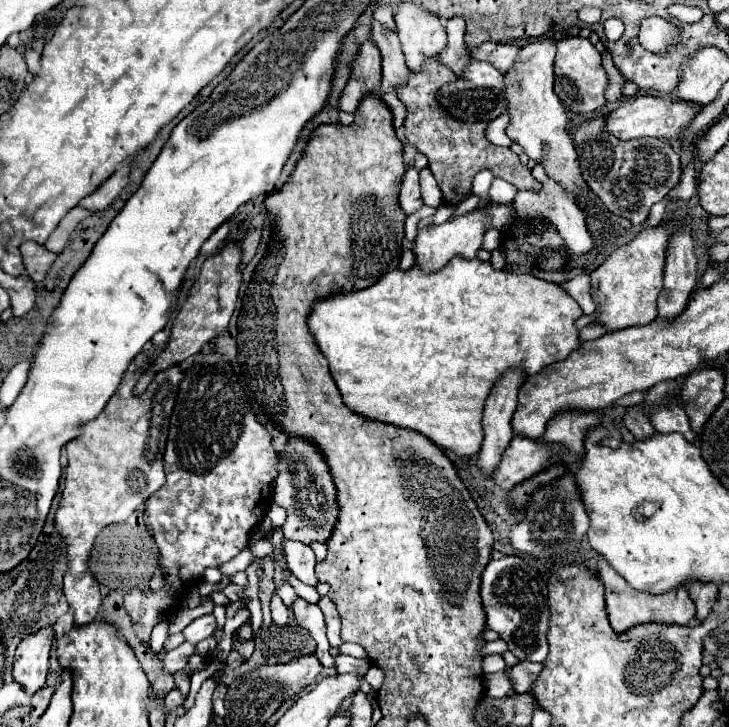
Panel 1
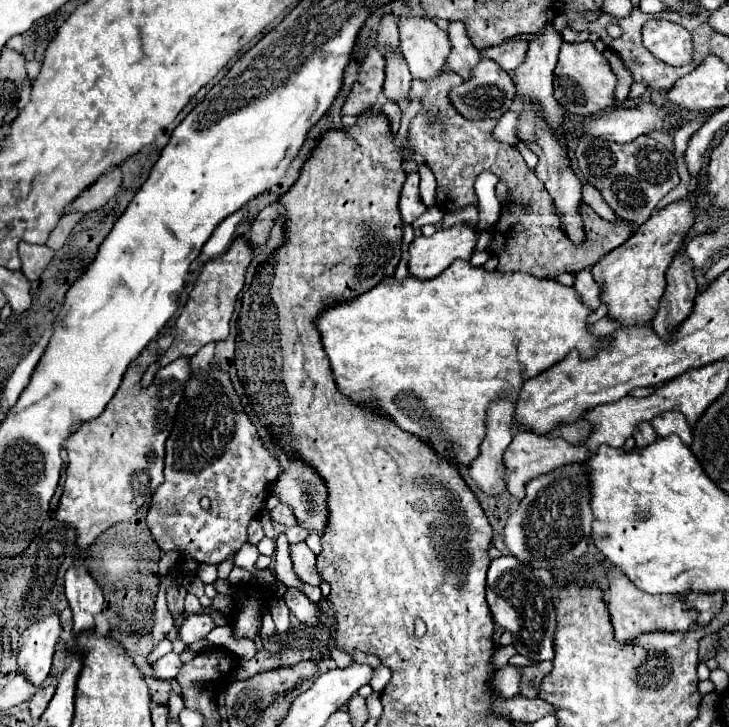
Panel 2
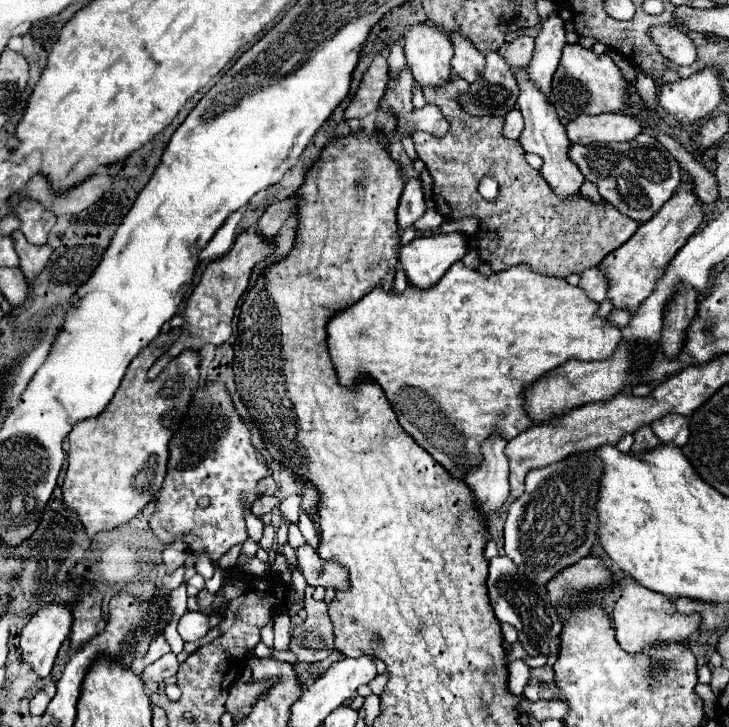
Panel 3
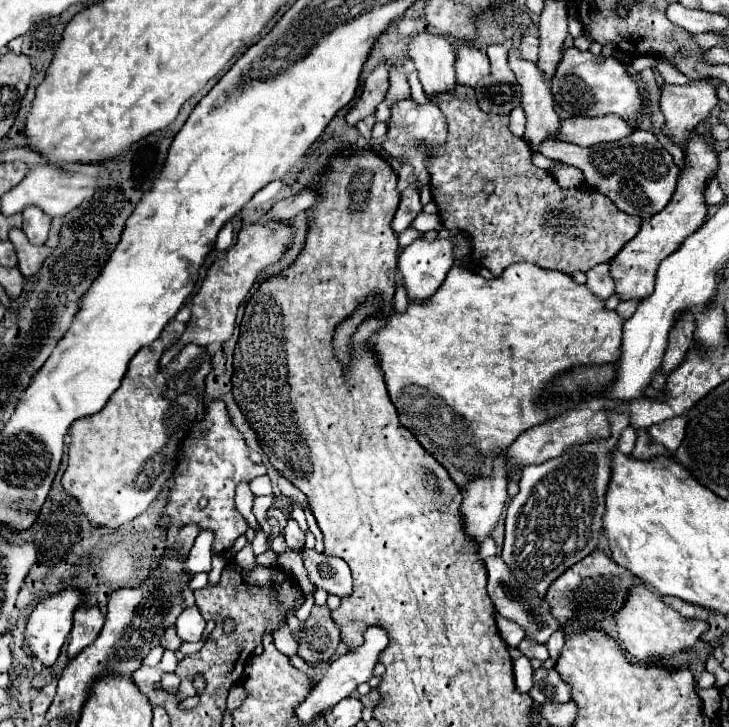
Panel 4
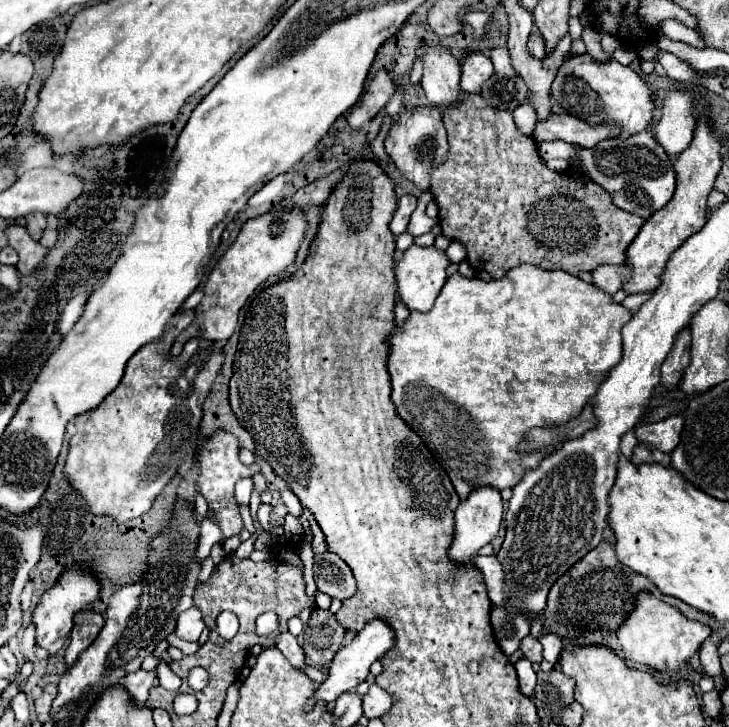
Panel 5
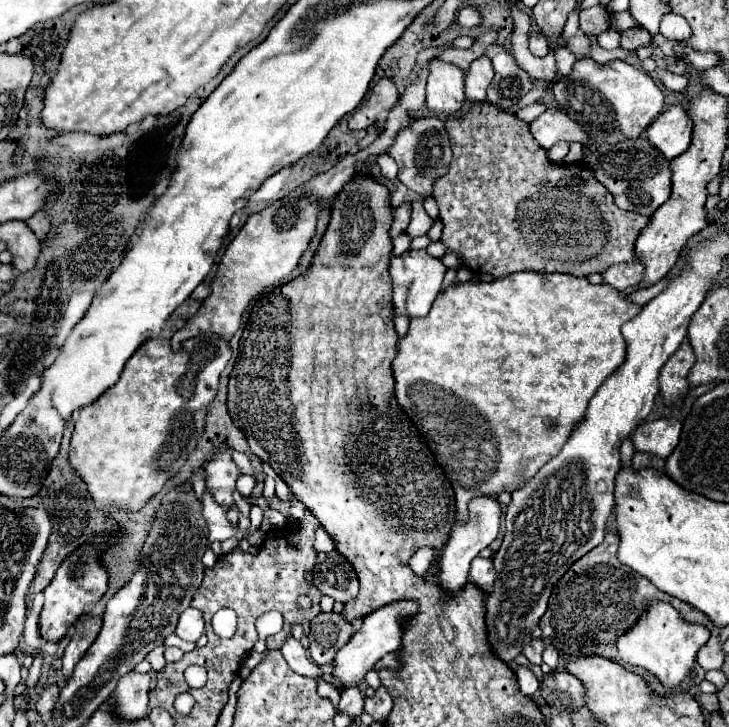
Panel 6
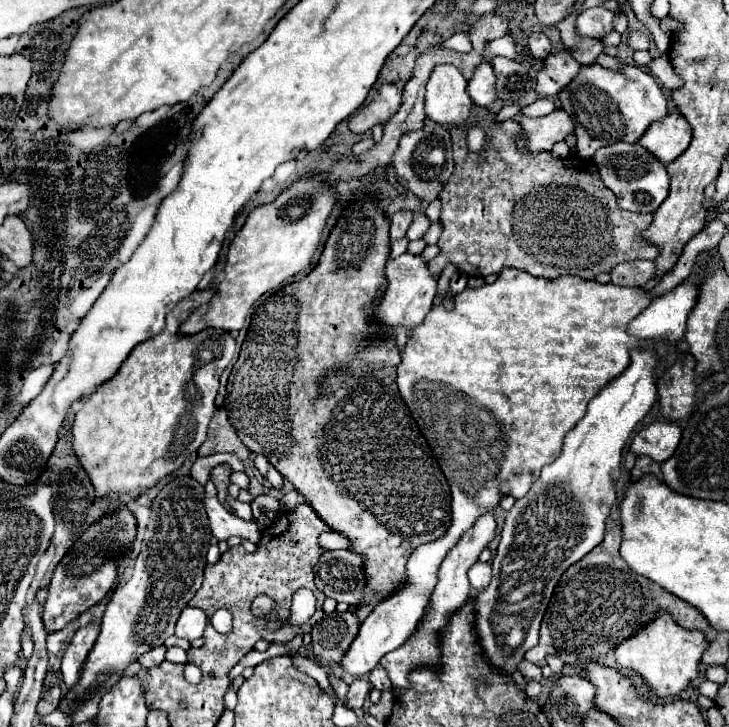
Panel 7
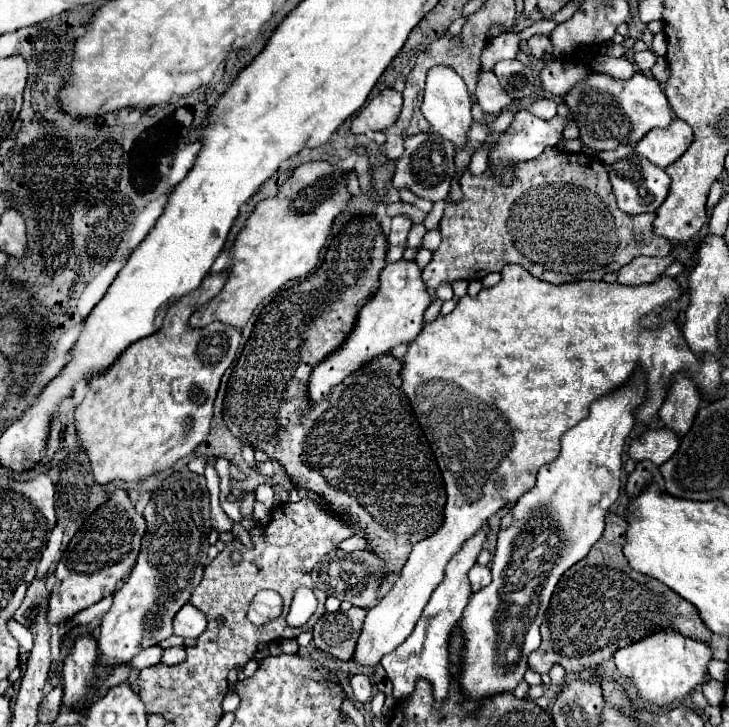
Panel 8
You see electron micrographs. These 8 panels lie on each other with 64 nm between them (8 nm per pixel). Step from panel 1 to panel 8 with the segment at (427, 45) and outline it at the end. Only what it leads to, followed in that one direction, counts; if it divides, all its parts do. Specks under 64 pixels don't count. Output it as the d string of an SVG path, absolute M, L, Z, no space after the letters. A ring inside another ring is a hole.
M436 66L428 72L426 78L426 90L424 90L424 100L422 100L422 114L432 126L436 134L442 138L450 140L456 150L466 150L468 148L468 132L472 128L472 114L470 114L470 96L466 92L464 80L450 68L450 66Z

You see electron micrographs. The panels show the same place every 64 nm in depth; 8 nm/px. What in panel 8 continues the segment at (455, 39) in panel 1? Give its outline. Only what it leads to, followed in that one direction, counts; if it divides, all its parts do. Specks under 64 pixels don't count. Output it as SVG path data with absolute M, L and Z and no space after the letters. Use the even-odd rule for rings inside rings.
M480 72L476 98L486 114L496 116L514 104L514 100L508 94L504 94L504 88L500 88L500 82L494 72Z

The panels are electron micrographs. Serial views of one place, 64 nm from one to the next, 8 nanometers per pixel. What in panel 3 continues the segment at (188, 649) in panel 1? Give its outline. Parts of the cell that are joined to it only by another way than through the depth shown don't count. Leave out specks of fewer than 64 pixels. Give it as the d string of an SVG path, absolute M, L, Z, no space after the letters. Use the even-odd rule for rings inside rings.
M168 652L168 654L164 654L160 660L156 660L154 664L146 666L138 676L140 676L142 682L150 682L150 680L152 680L152 682L162 682L162 680L174 676L176 670L178 670L176 654Z

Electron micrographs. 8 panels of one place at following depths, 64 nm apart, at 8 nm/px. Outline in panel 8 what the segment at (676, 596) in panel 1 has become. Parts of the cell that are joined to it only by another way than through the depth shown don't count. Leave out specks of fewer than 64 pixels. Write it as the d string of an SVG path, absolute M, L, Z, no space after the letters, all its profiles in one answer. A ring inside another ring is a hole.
M658 632L644 640L630 644L614 654L616 668L620 676L632 684L646 704L658 704L658 708L672 708L680 704L696 686L706 682L708 662L712 660L712 650L708 644L690 640L678 632Z

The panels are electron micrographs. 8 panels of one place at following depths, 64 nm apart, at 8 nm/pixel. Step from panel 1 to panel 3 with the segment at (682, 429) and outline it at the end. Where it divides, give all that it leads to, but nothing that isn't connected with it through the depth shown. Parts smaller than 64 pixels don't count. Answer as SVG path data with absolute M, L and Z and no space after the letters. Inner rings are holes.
M668 414L660 420L656 420L652 424L654 434L658 436L658 440L662 444L676 444L676 446L684 446L690 430L688 430L688 418L686 416L678 416L678 414Z

